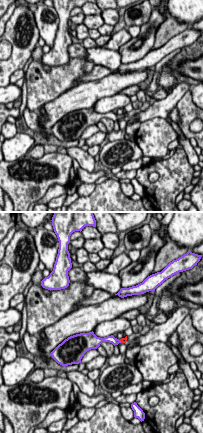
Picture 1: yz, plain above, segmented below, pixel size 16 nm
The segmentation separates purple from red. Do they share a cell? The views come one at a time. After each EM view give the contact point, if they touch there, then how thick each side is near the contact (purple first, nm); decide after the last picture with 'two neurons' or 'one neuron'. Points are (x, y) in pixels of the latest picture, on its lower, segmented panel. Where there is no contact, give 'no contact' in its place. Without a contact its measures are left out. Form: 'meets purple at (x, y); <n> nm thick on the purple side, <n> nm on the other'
meets purple at (120, 341); 130 nm thick on the purple side, 90 nm on the other

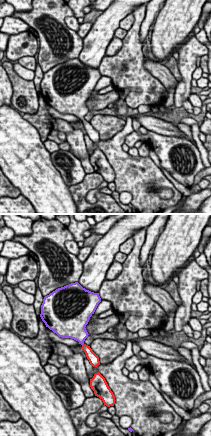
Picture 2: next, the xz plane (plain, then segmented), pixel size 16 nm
no contact

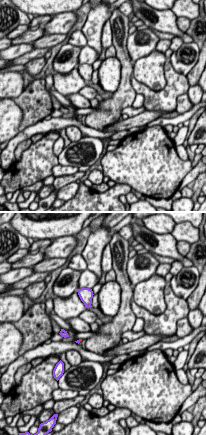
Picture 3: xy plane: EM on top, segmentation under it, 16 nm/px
no contact

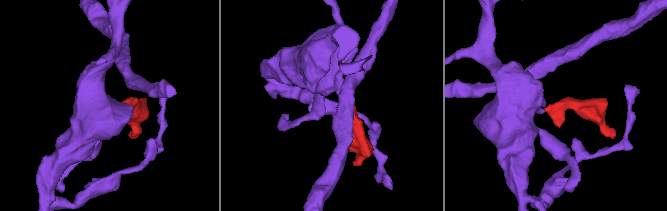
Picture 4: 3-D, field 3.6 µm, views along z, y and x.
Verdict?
one neuron

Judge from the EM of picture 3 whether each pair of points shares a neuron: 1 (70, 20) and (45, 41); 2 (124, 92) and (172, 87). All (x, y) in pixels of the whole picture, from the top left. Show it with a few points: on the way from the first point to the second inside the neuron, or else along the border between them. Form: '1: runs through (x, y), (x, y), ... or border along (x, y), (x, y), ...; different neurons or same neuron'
1: runs through (64, 22), (51, 35); same neuron
2: border along (132, 75), (131, 86), (136, 93); different neurons

